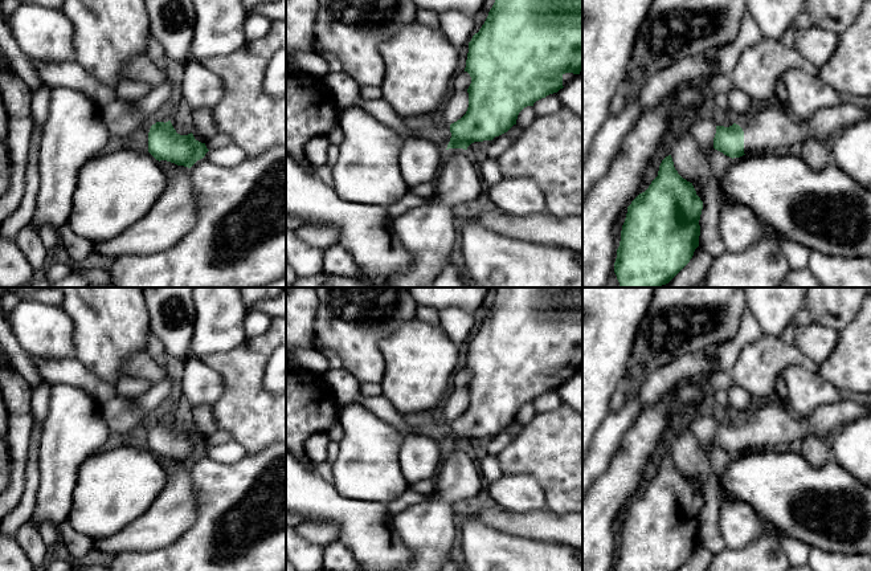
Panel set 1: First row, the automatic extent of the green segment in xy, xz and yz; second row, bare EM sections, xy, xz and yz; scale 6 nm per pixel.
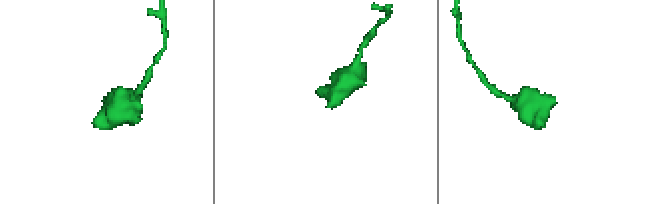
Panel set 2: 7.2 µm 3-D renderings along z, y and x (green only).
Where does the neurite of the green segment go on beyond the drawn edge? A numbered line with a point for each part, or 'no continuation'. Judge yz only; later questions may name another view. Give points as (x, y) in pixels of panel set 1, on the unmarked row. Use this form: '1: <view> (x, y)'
1: yz (769, 424)

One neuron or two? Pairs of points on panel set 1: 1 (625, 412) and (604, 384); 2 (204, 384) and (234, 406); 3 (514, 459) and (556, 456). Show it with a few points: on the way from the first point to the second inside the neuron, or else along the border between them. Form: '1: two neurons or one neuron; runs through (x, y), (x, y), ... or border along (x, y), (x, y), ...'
1: two neurons; border along (610, 411), (596, 432)
2: two neurons; border along (209, 366), (224, 384), (212, 407)
3: one neuron; runs through (524, 456), (546, 456)

